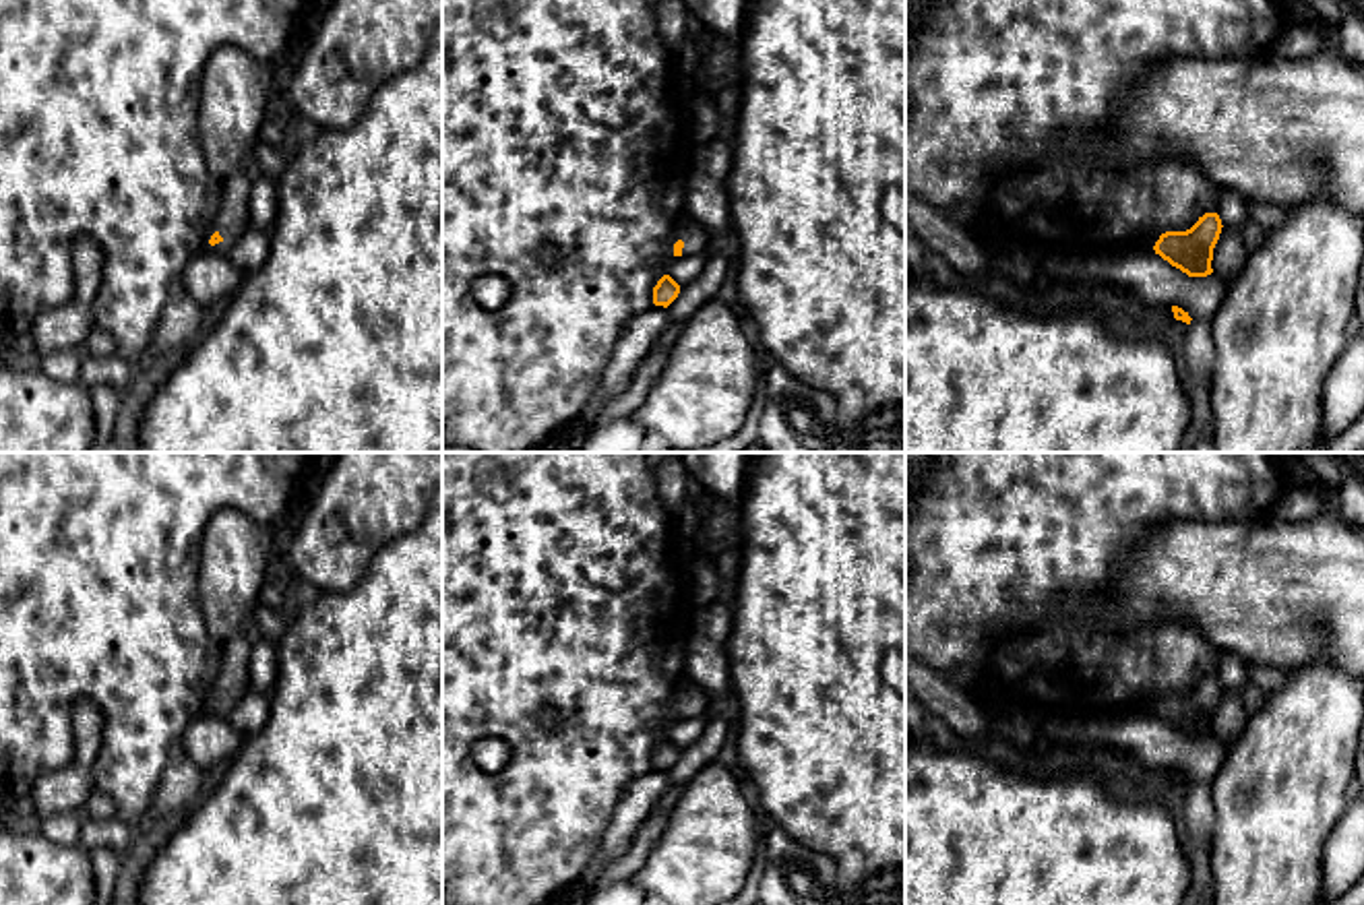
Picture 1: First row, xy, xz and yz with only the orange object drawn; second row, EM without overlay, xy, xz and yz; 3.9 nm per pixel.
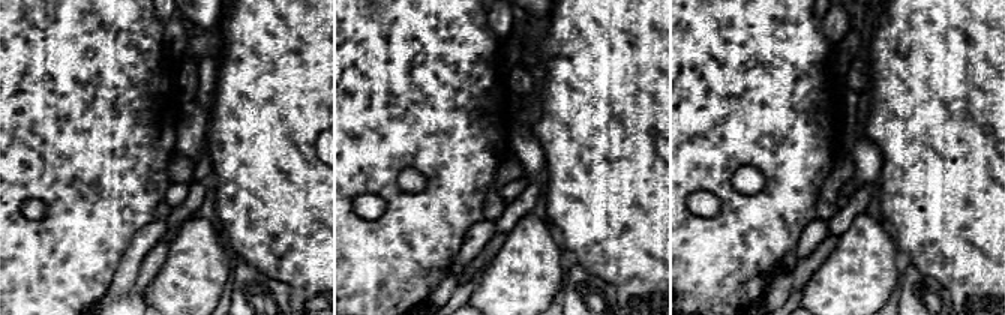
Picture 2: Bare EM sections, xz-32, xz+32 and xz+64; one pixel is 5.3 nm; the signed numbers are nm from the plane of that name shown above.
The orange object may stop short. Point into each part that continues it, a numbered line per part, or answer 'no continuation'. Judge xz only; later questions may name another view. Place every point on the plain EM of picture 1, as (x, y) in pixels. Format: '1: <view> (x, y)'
1: xz (693, 697)

